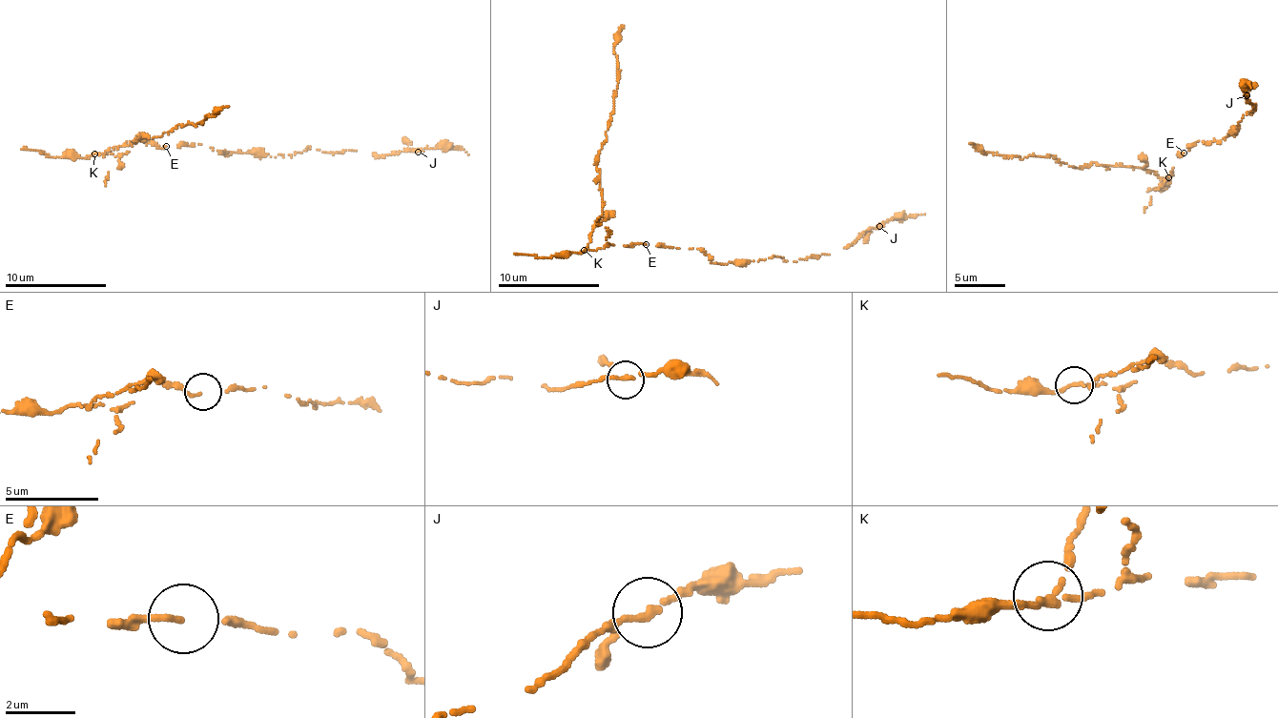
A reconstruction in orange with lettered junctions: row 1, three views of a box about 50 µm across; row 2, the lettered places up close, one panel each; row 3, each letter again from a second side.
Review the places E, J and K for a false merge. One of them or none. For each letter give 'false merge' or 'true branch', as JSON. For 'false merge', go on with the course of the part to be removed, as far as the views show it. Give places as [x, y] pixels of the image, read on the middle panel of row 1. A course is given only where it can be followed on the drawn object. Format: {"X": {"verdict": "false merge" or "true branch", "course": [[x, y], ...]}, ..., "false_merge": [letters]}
{"E": {"verdict": "true branch"}, "J": {"verdict": "true branch"}, "K": {"verdict": "false merge", "course": [[585, 250], [602, 215], [596, 164], [614, 111], [614, 91], [618, 83], [616, 33], [624, 26]]}, "false_merge": ["K"]}

